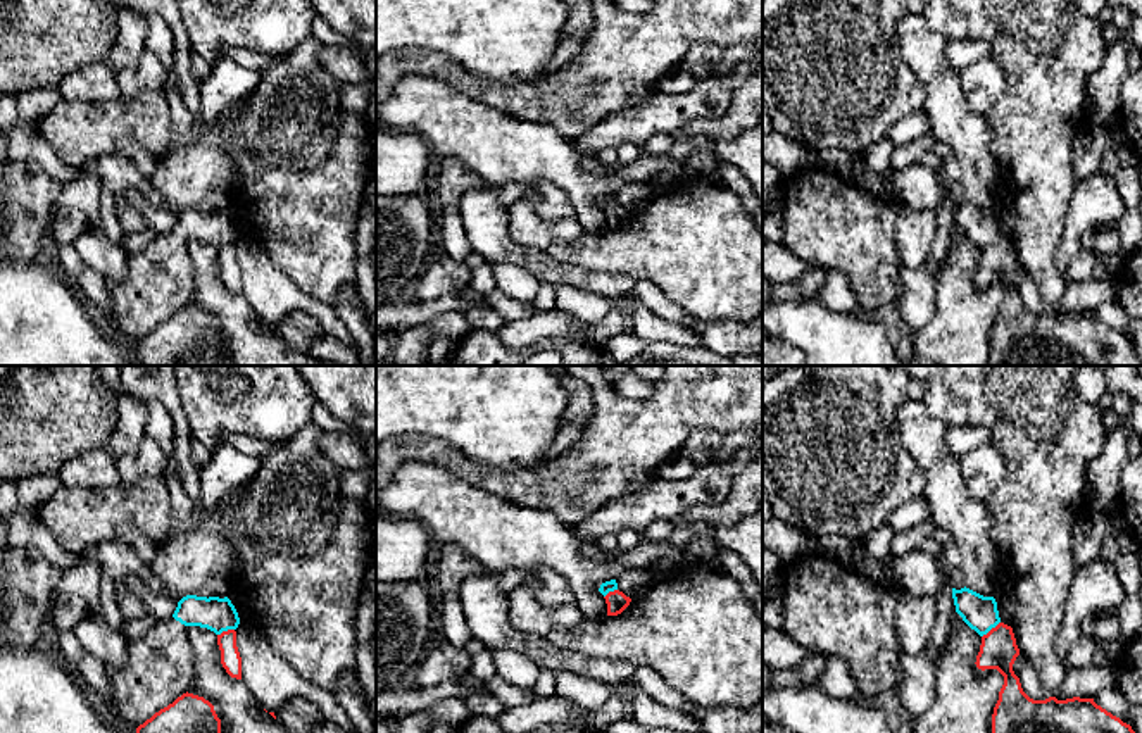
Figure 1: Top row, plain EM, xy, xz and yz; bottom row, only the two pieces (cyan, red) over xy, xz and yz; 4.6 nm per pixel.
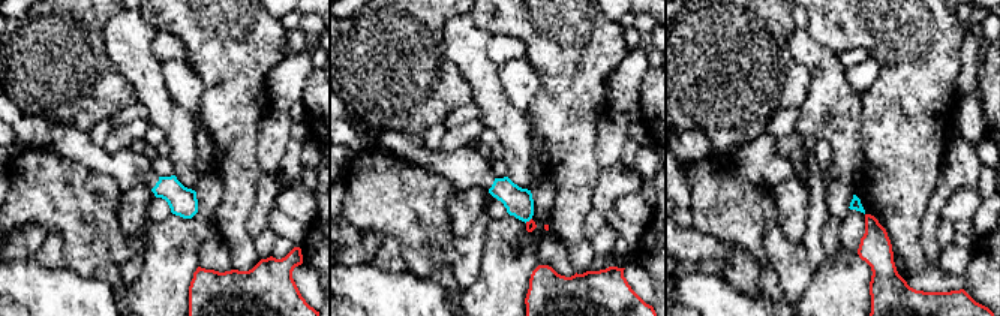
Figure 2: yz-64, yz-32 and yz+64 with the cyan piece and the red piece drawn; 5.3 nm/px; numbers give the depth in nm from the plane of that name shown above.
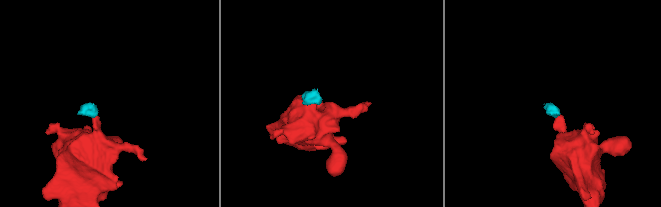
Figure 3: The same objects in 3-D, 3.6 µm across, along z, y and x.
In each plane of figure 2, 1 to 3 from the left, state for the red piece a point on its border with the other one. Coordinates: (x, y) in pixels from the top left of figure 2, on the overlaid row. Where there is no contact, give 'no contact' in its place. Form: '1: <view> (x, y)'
1: no contact
2: yz-32 (528, 220)
3: no contact

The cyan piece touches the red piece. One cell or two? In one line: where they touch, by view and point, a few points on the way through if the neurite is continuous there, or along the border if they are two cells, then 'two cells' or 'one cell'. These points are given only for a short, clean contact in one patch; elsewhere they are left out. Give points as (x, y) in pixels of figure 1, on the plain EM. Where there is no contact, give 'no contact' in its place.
contact yz (991, 242); border yz (999, 235), (982, 250); two cells

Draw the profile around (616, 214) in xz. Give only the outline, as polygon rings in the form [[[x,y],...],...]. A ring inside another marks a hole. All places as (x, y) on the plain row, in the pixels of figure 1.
[[[619,204],[609,205],[604,212],[607,217],[607,229],[621,228],[631,216],[631,212]]]

